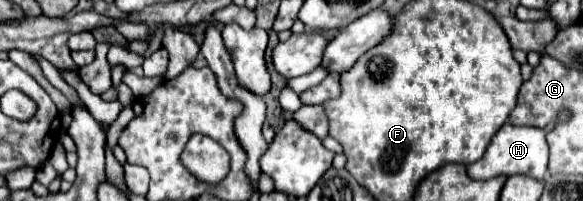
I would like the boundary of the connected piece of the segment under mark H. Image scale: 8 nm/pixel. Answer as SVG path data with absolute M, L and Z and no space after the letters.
M502 125L500 131L492 137L492 143L488 145L484 157L476 163L468 165L468 175L478 181L486 181L498 175L510 177L510 175L530 175L532 179L544 181L548 171L548 145L544 139L544 133L538 127L514 127L514 125Z

